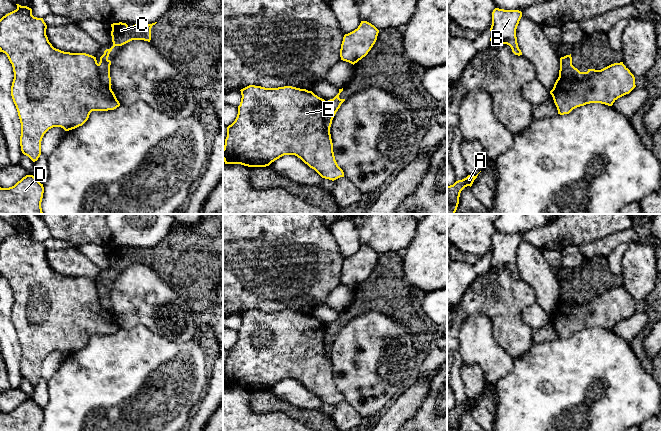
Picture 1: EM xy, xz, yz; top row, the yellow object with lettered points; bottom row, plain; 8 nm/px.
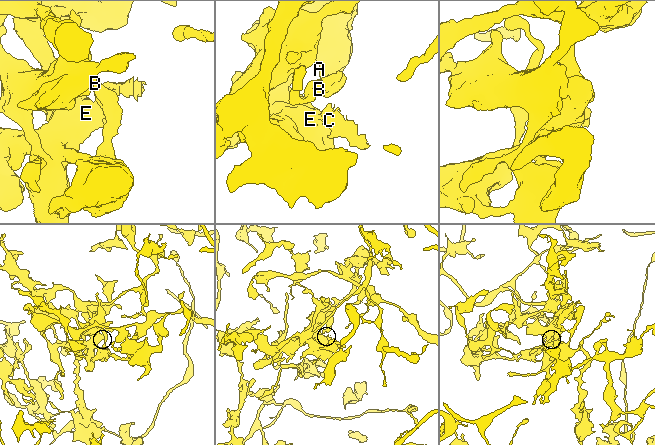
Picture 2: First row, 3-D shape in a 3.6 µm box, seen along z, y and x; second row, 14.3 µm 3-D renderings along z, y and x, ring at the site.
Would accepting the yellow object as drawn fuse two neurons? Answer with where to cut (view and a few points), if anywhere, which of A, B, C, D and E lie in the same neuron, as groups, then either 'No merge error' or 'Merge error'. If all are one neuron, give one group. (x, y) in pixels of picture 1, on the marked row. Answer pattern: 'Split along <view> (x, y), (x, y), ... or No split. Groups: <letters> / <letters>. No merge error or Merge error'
Split along yz (586, 72), (580, 79), (565, 79), (559, 74). Groups: A B D E / C. Merge error

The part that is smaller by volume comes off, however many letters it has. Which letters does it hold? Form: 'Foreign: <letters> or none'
Foreign: C

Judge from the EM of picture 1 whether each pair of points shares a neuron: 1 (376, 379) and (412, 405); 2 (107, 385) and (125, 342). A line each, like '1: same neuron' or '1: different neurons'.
1: different neurons
2: same neuron

